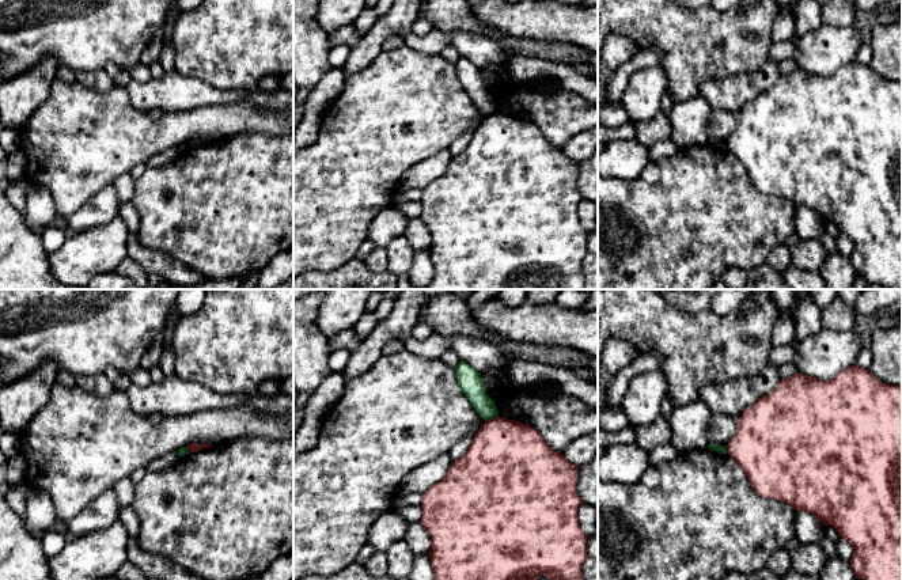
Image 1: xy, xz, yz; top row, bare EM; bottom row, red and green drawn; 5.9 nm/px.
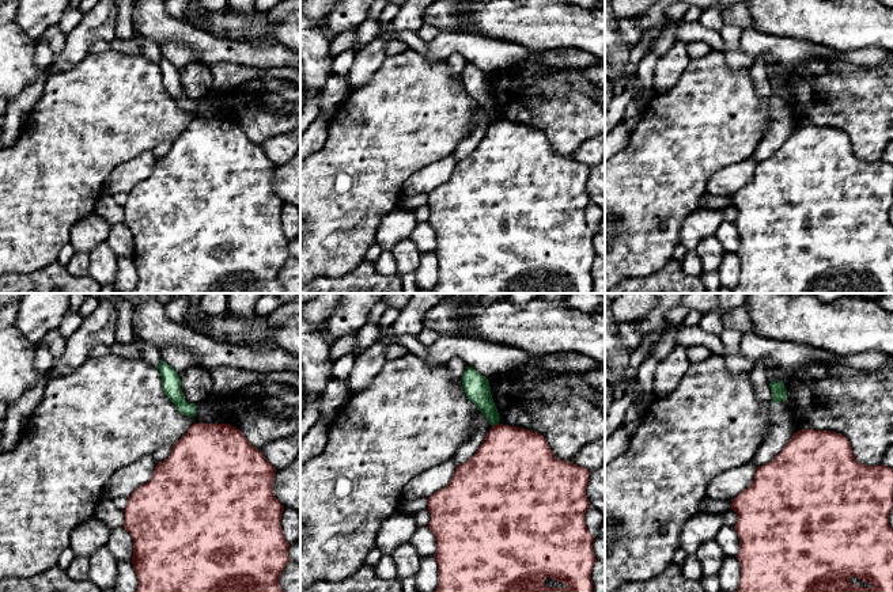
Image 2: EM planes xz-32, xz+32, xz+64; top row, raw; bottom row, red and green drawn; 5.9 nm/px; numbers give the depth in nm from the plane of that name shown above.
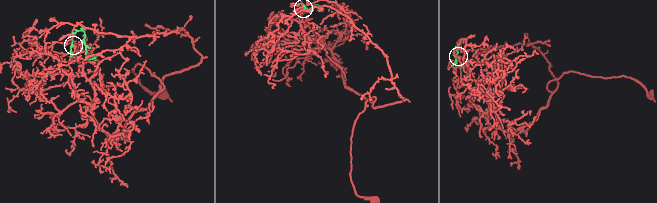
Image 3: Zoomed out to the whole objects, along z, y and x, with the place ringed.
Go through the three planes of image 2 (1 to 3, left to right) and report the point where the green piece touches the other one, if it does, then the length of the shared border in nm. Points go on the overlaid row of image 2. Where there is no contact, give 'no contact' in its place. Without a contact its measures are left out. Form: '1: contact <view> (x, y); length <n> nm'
1: no contact
2: contact xz+32 (495, 425); length 50 nm
3: no contact

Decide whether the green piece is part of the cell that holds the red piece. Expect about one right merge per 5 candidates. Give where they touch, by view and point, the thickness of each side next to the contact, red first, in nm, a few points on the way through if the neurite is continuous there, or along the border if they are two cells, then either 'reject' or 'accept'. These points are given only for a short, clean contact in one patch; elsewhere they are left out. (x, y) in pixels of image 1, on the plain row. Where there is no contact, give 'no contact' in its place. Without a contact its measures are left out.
xz (492, 114) | 460/140 nm | along xz (497, 110), (485, 117) | reject

